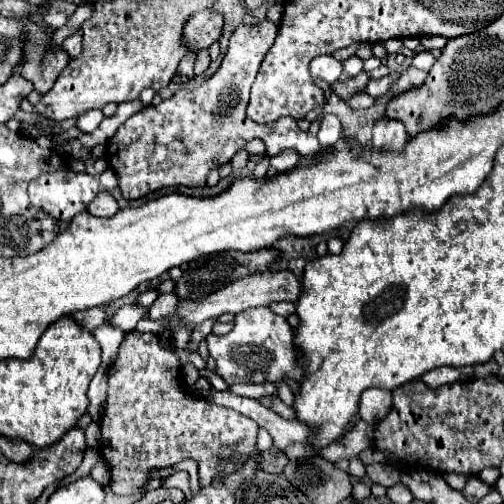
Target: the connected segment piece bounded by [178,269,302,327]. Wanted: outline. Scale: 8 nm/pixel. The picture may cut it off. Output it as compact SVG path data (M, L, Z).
M266 269L264 273L252 273L248 277L240 277L236 279L232 285L226 285L224 289L212 293L210 297L202 299L202 301L180 301L178 303L178 313L184 325L196 327L198 323L210 319L210 317L218 317L224 311L230 313L238 313L242 309L248 307L260 307L260 305L270 305L274 301L298 301L298 295L302 293L302 285L296 279L296 275L292 271L272 271Z

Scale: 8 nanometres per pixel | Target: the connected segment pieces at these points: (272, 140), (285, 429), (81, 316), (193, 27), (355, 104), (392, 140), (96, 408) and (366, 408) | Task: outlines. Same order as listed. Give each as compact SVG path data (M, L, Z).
M264 19L256 25L240 25L230 37L228 53L226 53L220 69L212 77L208 77L198 89L180 89L174 93L174 97L162 101L160 105L144 107L140 113L132 115L116 131L116 135L106 143L106 159L118 175L118 181L120 181L118 187L126 201L140 199L148 193L154 193L158 189L172 187L172 185L204 187L208 173L212 169L218 169L224 163L228 163L236 155L236 151L240 151L250 139L256 139L256 137L268 145L270 157L278 155L284 149L296 149L300 155L312 155L320 149L318 137L310 135L308 131L302 131L298 127L296 119L292 119L292 117L280 117L280 121L268 123L268 125L258 125L246 117L250 87L256 79L256 73L258 73L258 67L260 67L264 55L274 45L276 33L278 33L278 25L268 19Z
M212 389L208 393L208 401L230 407L230 409L254 419L258 425L266 427L274 439L274 447L280 451L284 451L290 443L304 443L304 441L308 441L308 437L312 437L312 429L308 429L308 425L304 425L302 421L296 421L296 417L284 419L284 417L276 415L274 411L260 405L258 399L240 397L230 391Z
M92 307L92 309L84 309L84 311L76 311L72 317L86 331L94 331L96 327L100 327L106 321L104 311L106 311L106 307Z
M206 9L188 17L184 25L184 43L190 53L198 53L200 49L210 49L214 41L222 35L224 17L216 9Z
M356 93L356 97L350 97L346 103L350 109L368 109L374 103L374 99L366 93Z
M382 117L380 121L376 121L374 125L374 141L372 145L376 149L388 149L388 151L400 151L404 149L404 145L408 143L408 135L406 129L400 121L396 119L388 119Z
M100 365L92 383L90 383L90 389L88 389L88 397L90 397L90 407L88 407L88 413L92 415L94 421L98 421L102 417L102 411L104 411L104 401L106 401L106 387L108 387L108 377L106 377L106 367Z
M366 389L366 393L360 395L360 419L366 423L378 423L390 411L390 403L390 391Z

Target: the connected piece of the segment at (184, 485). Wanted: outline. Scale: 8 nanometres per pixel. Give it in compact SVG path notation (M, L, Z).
M186 471L177 472L174 475L166 478L163 480L162 485L163 487L176 487L181 489L184 494L186 494L187 499L192 497L192 491L189 487L189 475Z

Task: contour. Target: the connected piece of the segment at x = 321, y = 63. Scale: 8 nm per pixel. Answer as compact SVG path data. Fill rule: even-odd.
M320 55L310 63L310 75L324 79L326 83L334 83L342 77L342 61L332 55Z

